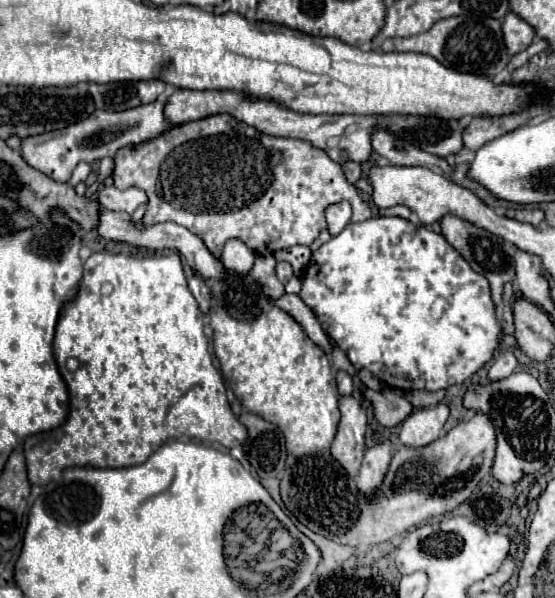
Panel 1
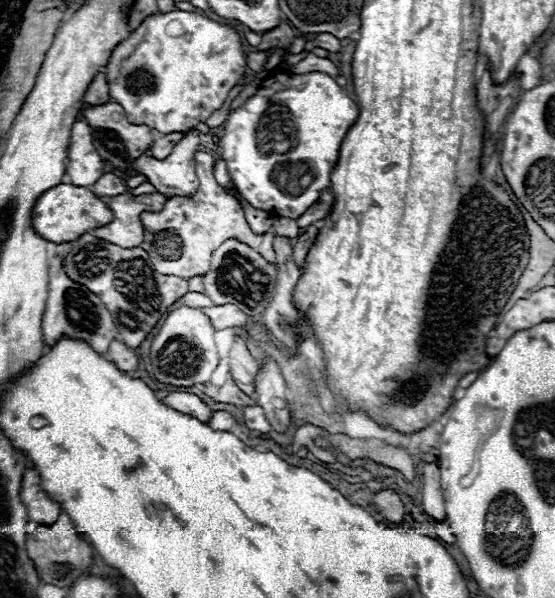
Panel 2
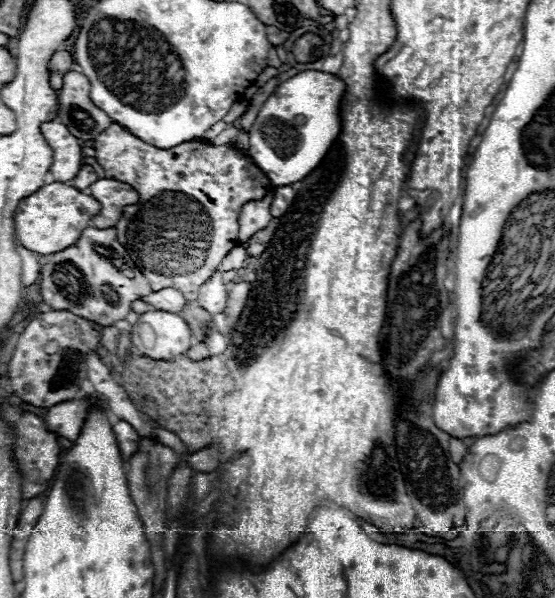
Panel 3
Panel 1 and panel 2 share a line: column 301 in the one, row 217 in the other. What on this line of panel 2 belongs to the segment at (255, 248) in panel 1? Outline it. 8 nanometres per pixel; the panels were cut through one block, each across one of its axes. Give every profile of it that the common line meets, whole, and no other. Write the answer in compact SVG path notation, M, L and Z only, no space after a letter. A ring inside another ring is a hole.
M198 150L194 154L196 176L198 176L198 192L194 196L170 196L162 210L146 212L140 216L144 226L144 242L142 250L148 252L154 268L166 276L192 278L198 274L206 274L210 270L212 252L224 244L226 240L242 240L250 244L250 248L258 250L262 236L256 236L238 204L238 200L224 192L222 186L214 180L214 156L210 152Z

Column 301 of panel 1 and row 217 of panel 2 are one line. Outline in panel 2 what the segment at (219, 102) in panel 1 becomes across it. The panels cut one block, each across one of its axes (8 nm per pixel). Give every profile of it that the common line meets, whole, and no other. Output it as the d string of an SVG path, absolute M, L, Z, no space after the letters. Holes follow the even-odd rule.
M118 194L102 198L114 214L114 220L102 228L90 230L92 236L102 240L110 240L110 244L118 244L122 248L136 248L144 242L144 226L140 222L140 214L146 210L160 210L166 202L162 194Z

